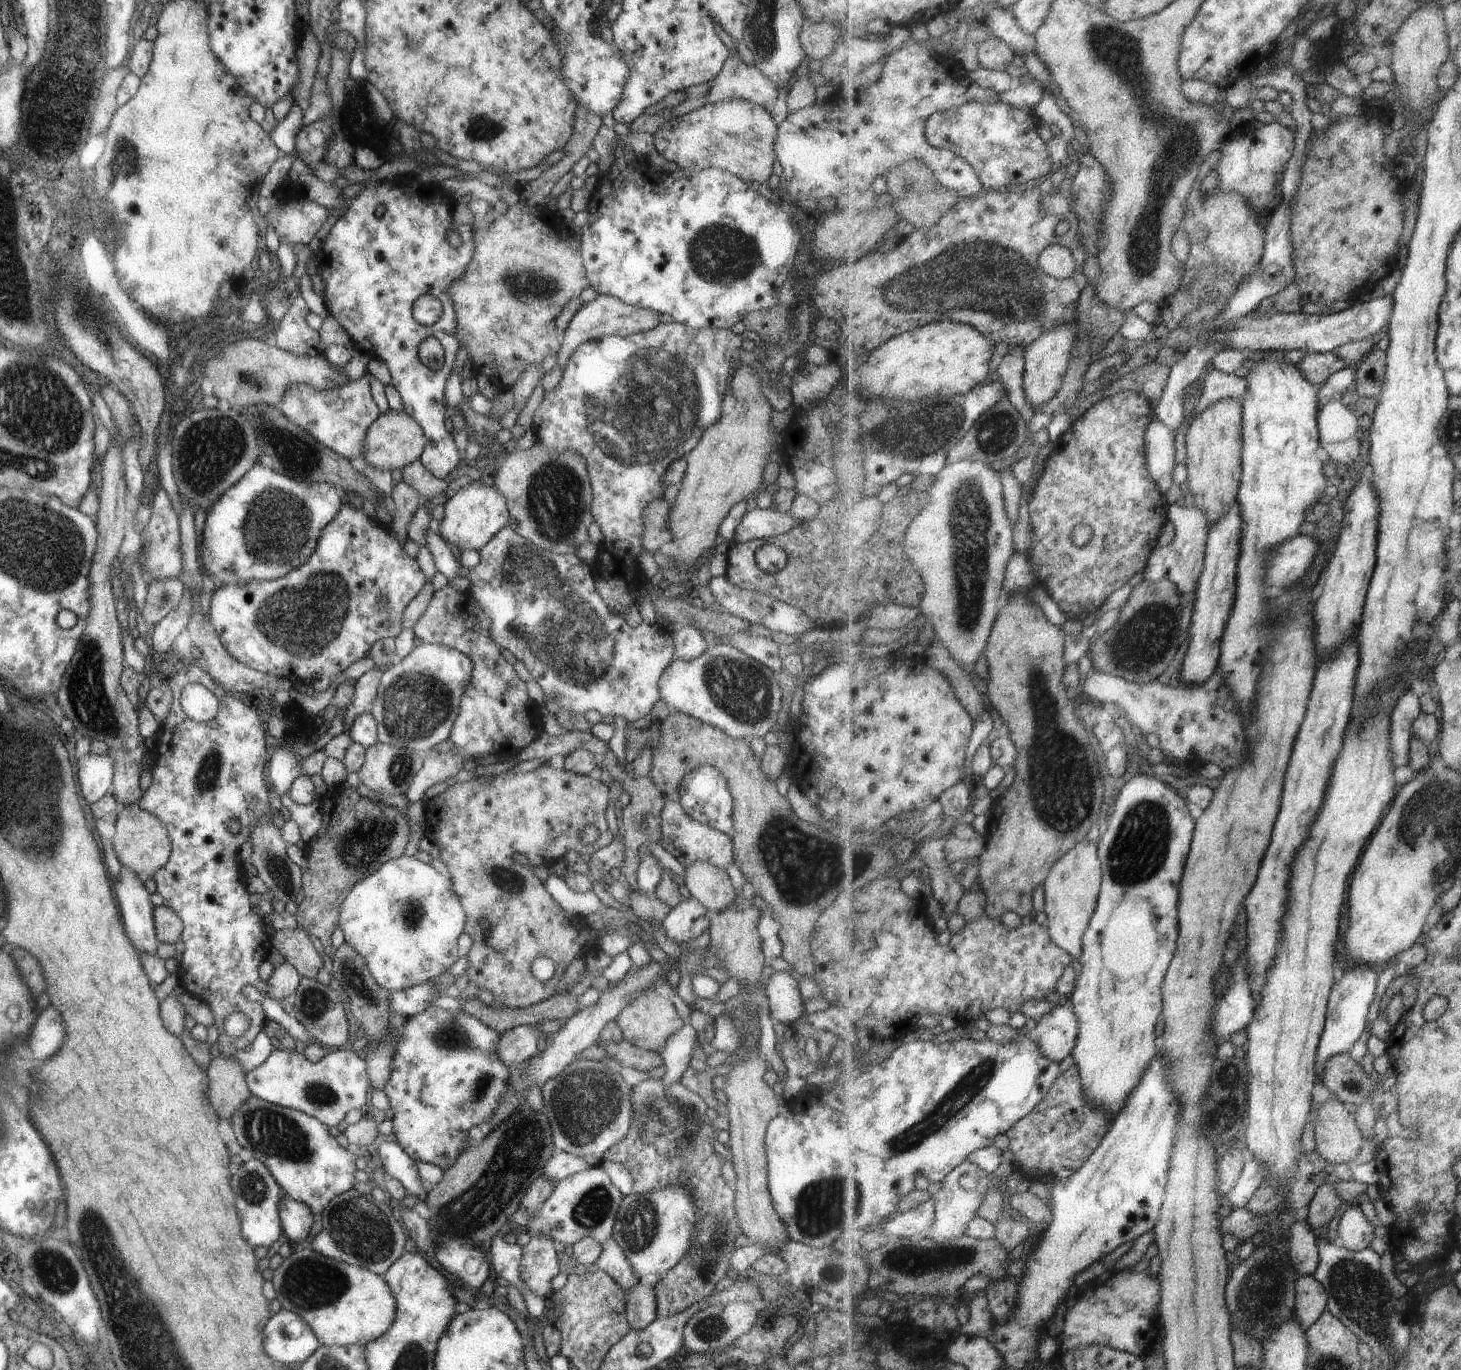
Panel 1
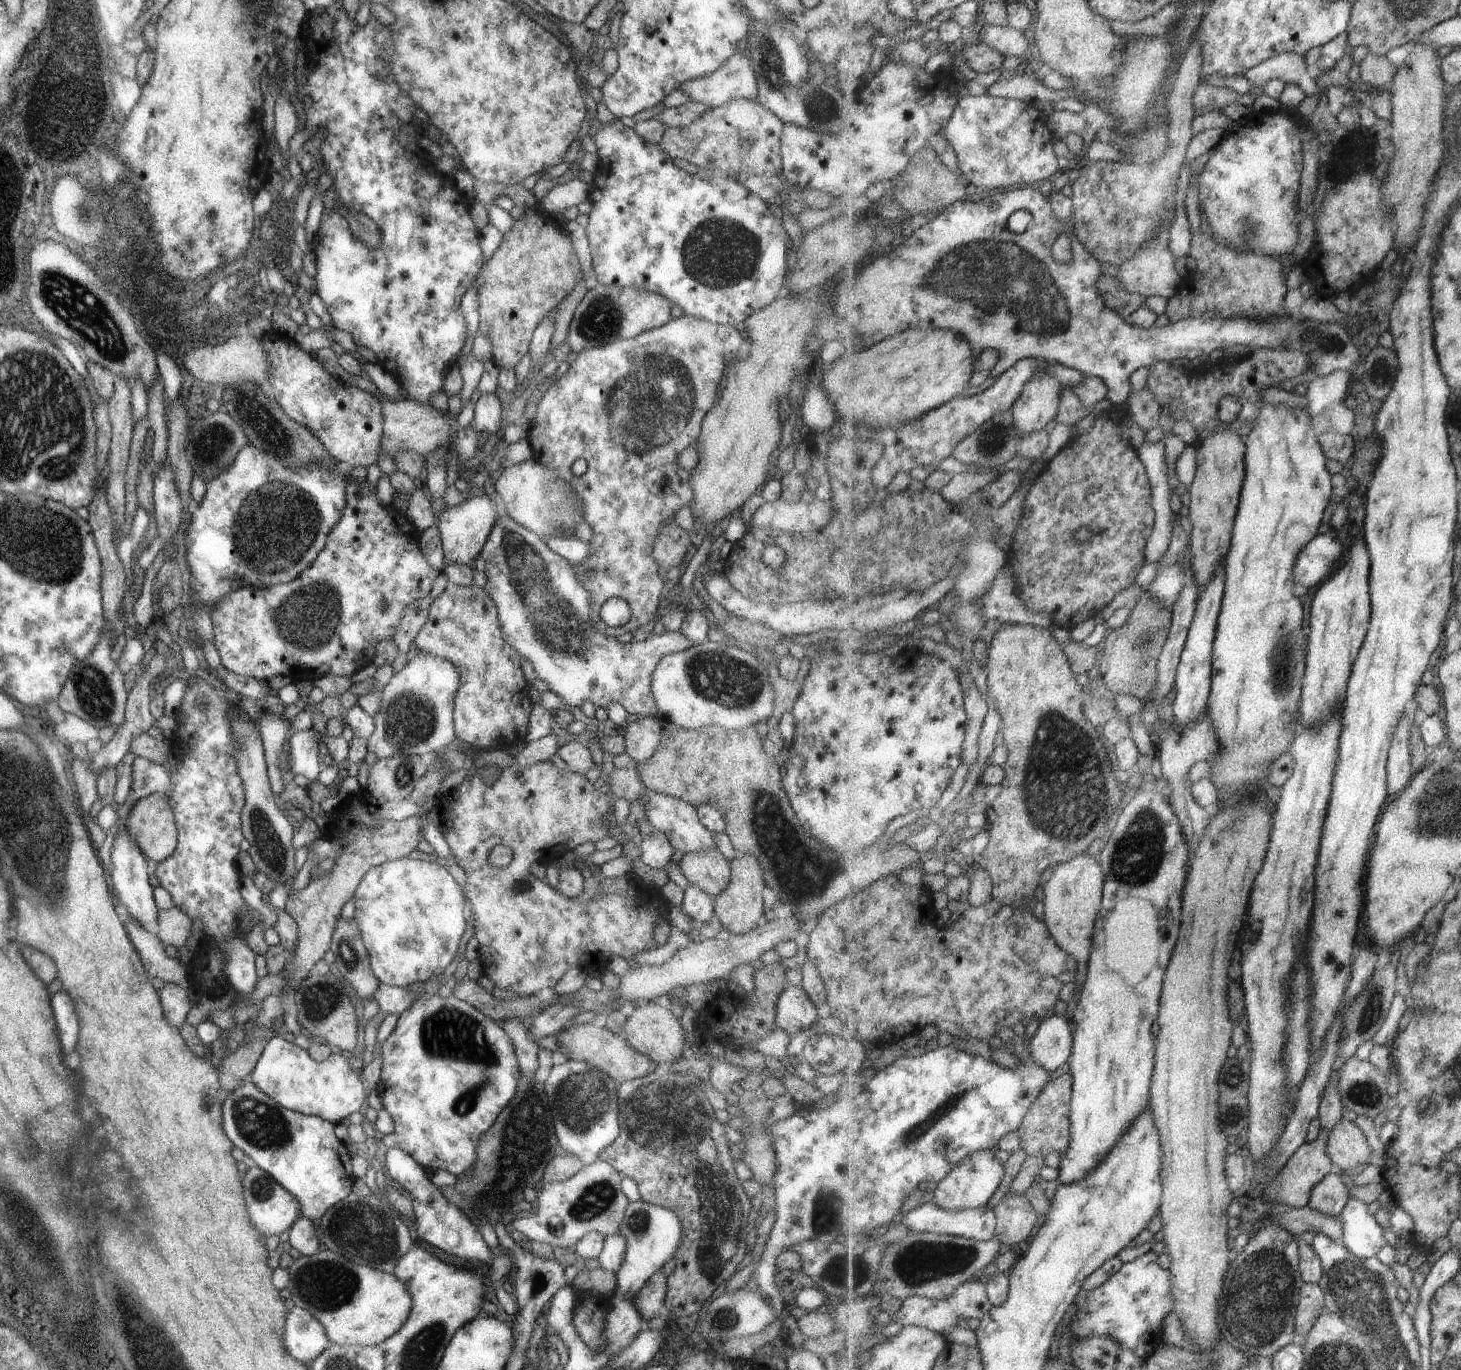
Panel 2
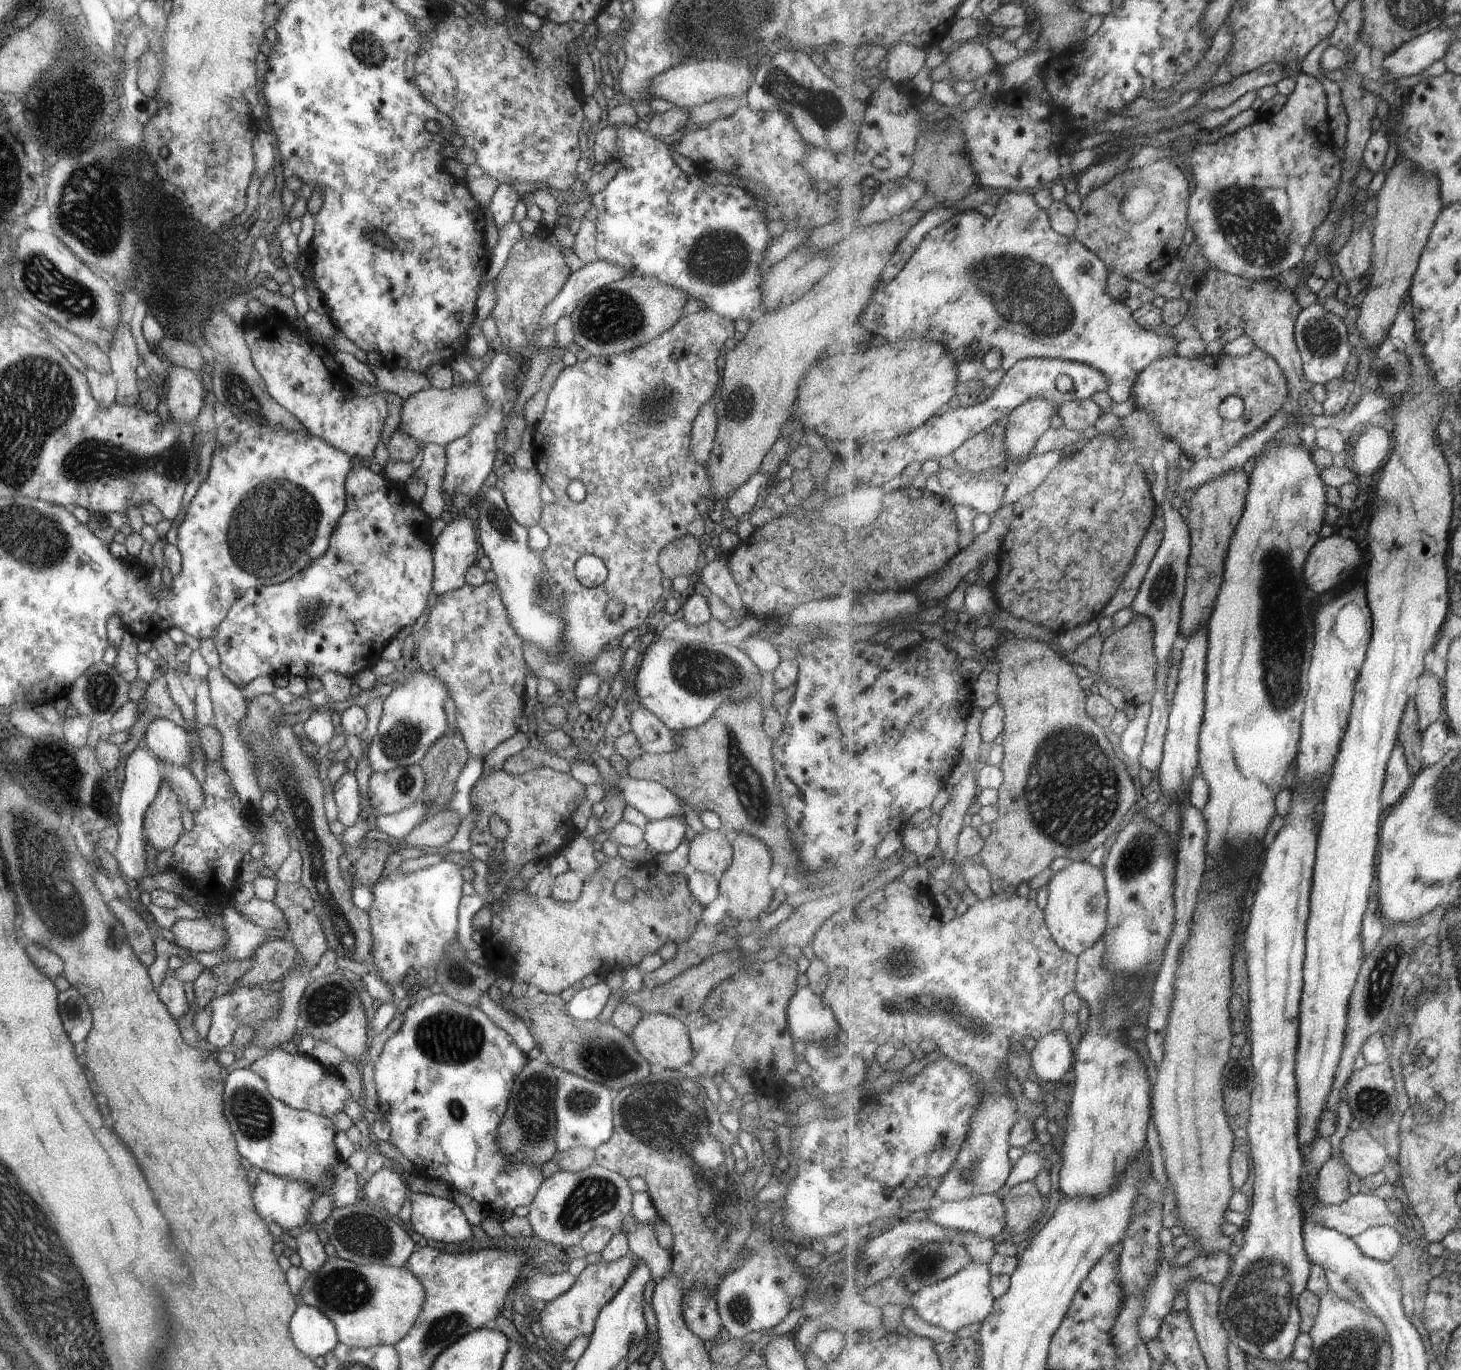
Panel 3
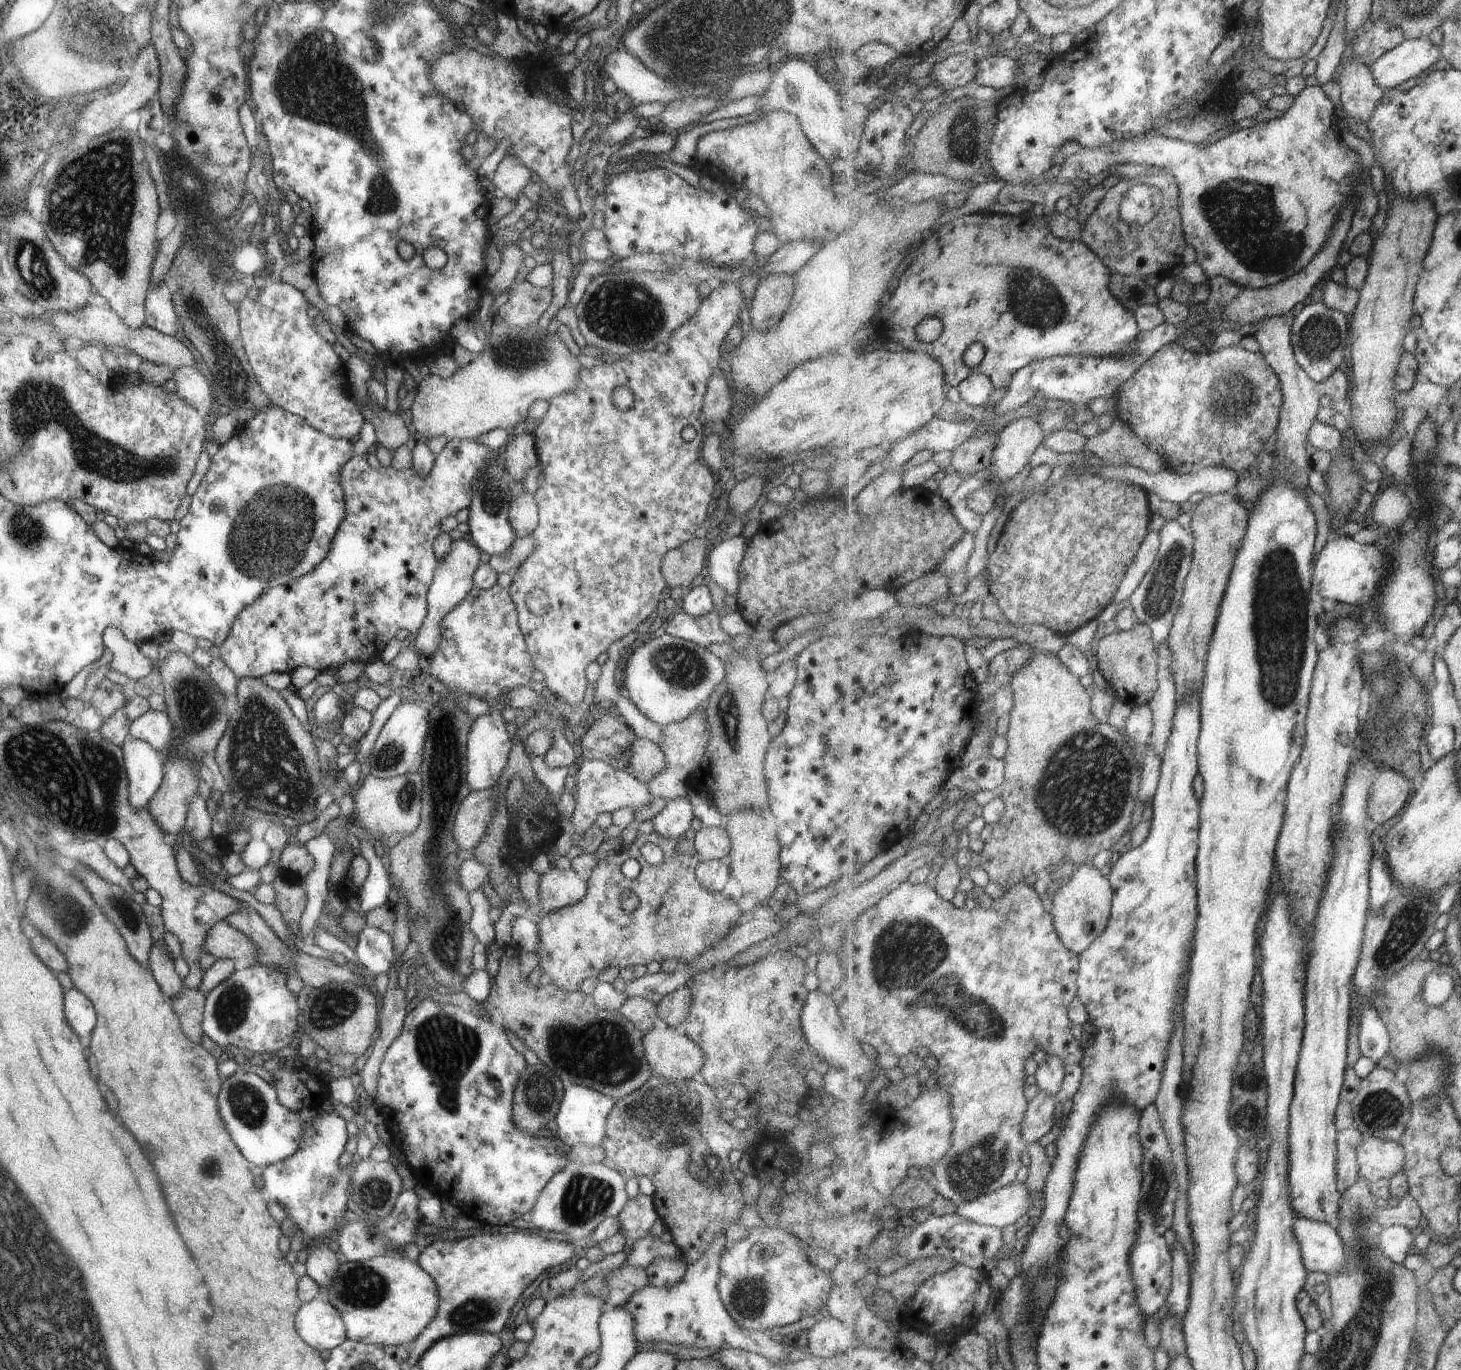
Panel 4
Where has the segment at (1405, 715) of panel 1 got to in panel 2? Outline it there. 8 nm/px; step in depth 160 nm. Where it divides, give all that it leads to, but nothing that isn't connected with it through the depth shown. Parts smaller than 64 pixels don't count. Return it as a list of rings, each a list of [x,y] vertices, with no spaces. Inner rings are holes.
[[[1418,702],[1410,704],[1406,718],[1394,732],[1394,740],[1388,755],[1388,792],[1390,797],[1397,796],[1407,788],[1417,772],[1414,770],[1411,744],[1409,744],[1409,726],[1417,716]]]

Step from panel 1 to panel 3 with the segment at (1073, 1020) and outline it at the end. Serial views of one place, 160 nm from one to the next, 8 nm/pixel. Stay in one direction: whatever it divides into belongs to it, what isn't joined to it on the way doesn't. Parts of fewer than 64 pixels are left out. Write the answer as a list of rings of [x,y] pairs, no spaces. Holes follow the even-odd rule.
[[[1063,1031],[1050,1033],[1037,1039],[1036,1047],[1030,1051],[1031,1065],[1038,1078],[1060,1085],[1060,1080],[1075,1065],[1075,1051],[1071,1048]]]

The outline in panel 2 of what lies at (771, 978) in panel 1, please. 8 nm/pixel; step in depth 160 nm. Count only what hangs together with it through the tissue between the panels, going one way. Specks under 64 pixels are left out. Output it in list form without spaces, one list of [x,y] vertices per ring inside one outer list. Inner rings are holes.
[[[786,984],[779,993],[775,1006],[774,1024],[790,1037],[808,1029],[822,1013],[815,1008],[801,987],[790,984]]]

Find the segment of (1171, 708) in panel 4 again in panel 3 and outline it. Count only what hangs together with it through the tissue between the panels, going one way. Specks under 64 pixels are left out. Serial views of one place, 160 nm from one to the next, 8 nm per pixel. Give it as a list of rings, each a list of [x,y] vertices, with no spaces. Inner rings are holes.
[[[1179,460],[1174,464],[1167,463],[1168,489],[1166,499],[1160,508],[1162,510],[1164,528],[1164,539],[1161,548],[1155,555],[1149,572],[1139,589],[1139,594],[1135,597],[1132,609],[1135,614],[1150,618],[1154,624],[1155,638],[1154,651],[1158,660],[1158,668],[1162,669],[1169,662],[1169,654],[1175,646],[1175,640],[1180,635],[1180,618],[1182,615],[1182,602],[1186,593],[1186,580],[1188,579],[1188,566],[1192,553],[1192,538],[1188,527],[1188,521],[1173,508],[1172,500],[1179,494],[1178,484],[1182,479],[1181,468],[1178,466]]]

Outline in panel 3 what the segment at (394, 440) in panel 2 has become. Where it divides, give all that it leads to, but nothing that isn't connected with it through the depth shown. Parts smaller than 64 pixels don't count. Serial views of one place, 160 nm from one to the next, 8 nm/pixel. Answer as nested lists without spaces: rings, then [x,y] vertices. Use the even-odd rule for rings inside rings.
[[[478,381],[472,384],[462,383],[459,385],[452,384],[449,388],[441,389],[435,387],[424,388],[418,390],[415,394],[411,394],[409,398],[403,401],[400,412],[400,423],[397,429],[405,431],[413,440],[416,440],[419,446],[424,446],[429,443],[435,443],[445,446],[448,442],[463,436],[489,408],[489,403],[484,399],[482,388],[479,386]]]

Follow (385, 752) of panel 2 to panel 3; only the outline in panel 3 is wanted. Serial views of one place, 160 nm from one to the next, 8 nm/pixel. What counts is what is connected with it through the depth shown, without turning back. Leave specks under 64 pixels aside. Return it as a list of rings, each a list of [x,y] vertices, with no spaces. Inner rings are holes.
[[[415,664],[382,702],[377,730],[368,742],[367,758],[373,773],[384,773],[395,767],[418,763],[433,741],[447,729],[442,705],[448,696],[445,685],[436,677],[423,672]]]

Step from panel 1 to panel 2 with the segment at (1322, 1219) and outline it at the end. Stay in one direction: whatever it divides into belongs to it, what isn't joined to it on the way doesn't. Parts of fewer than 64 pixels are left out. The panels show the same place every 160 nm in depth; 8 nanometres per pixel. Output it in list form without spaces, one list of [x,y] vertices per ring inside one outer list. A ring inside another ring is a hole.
[[[1328,1174],[1313,1189],[1308,1206],[1329,1216],[1341,1215],[1351,1197],[1349,1186],[1343,1175]]]

